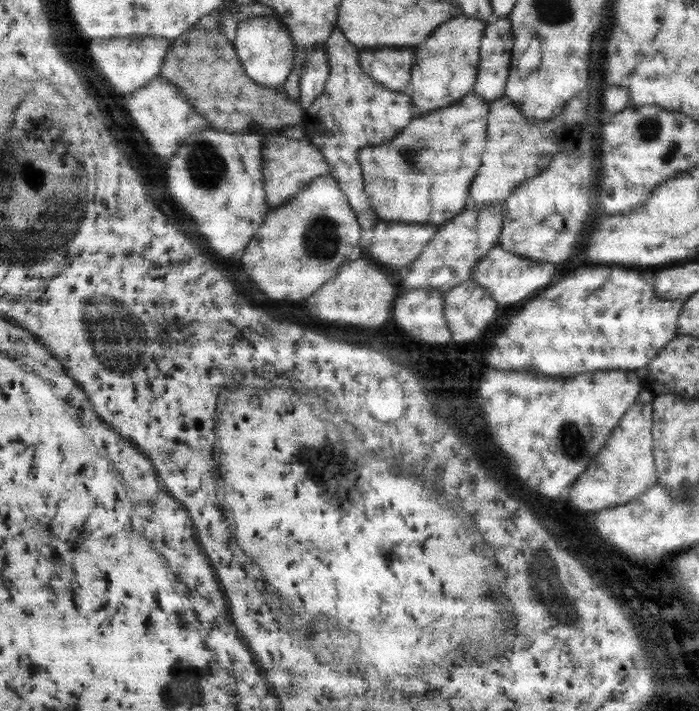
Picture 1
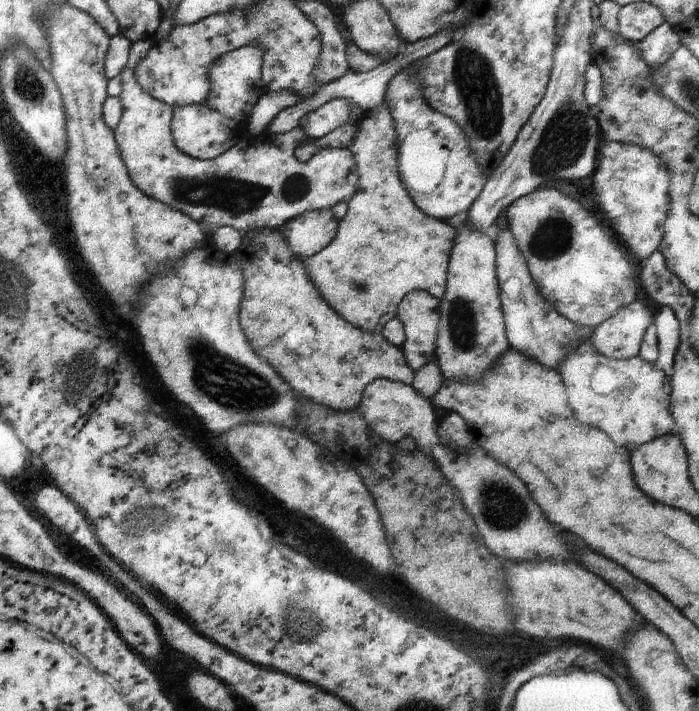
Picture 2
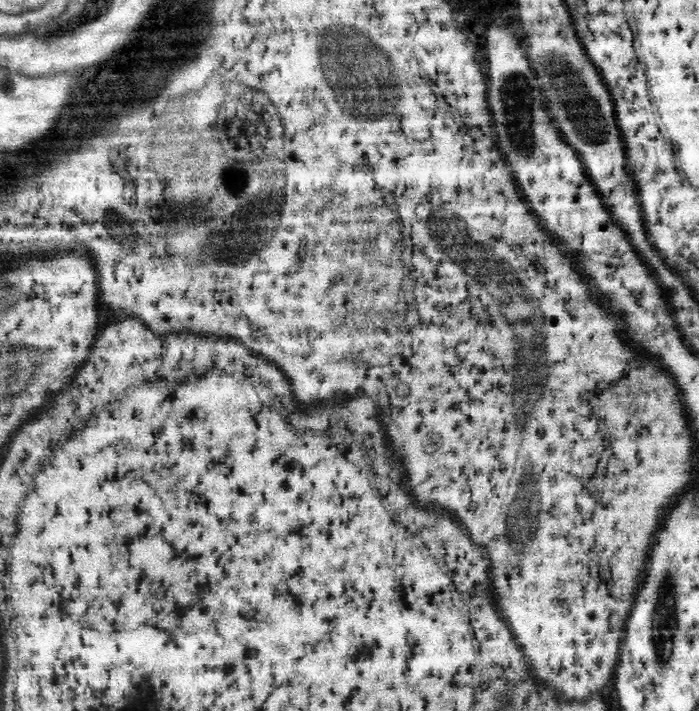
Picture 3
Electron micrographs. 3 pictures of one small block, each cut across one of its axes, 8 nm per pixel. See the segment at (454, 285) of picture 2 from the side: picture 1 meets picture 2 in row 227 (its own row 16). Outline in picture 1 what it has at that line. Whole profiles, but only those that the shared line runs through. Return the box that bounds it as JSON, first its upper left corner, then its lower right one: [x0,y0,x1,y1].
[405,13,484,114]

